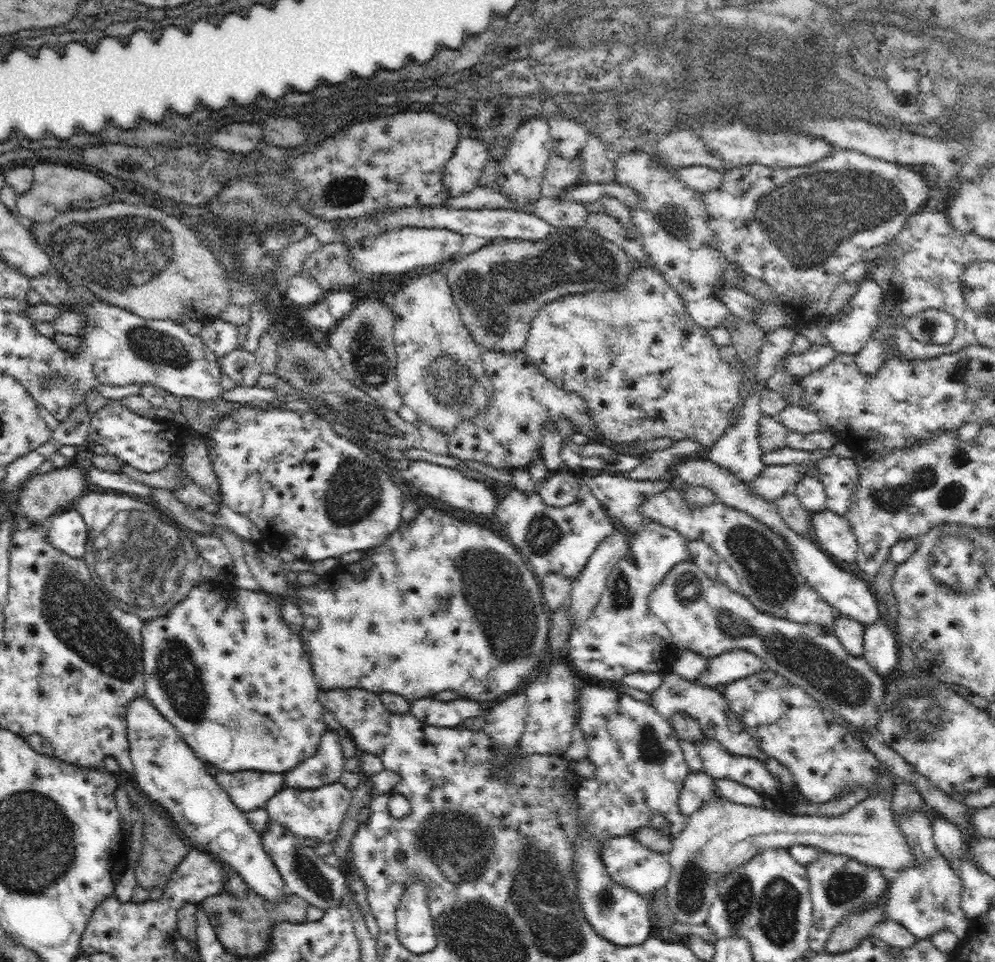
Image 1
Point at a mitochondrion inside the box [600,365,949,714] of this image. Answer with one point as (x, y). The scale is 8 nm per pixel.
(813, 661)

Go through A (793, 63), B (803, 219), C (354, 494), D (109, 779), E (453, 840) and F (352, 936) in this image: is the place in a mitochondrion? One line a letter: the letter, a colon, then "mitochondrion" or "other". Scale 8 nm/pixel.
A: mitochondrion
B: mitochondrion
C: mitochondrion
D: other
E: mitochondrion
F: other

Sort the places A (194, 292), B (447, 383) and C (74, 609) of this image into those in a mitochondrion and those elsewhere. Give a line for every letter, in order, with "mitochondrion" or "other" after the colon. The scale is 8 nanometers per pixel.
A: other
B: mitochondrion
C: mitochondrion

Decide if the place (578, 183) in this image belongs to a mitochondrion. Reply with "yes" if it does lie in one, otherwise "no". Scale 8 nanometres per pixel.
no

